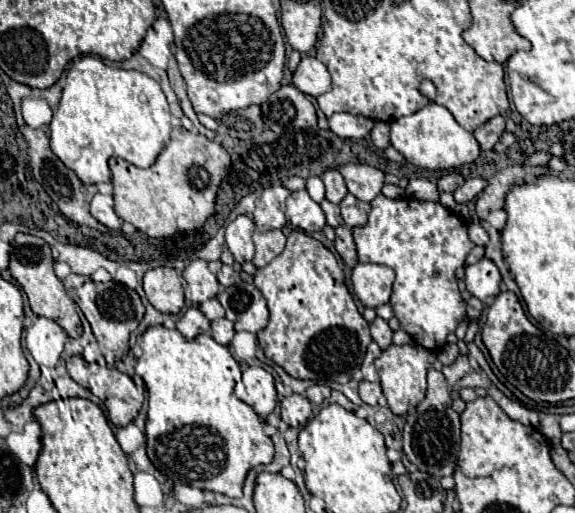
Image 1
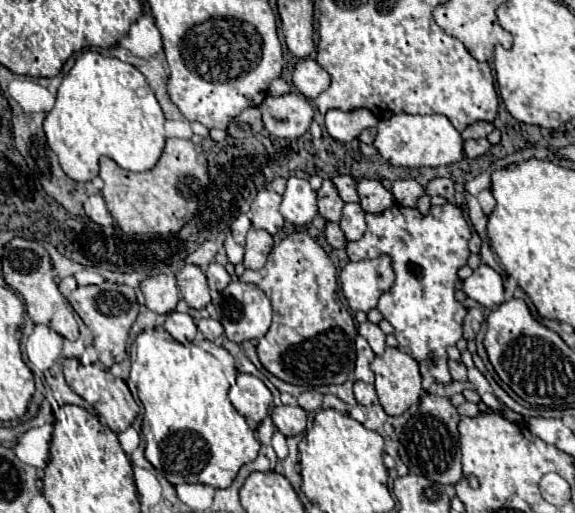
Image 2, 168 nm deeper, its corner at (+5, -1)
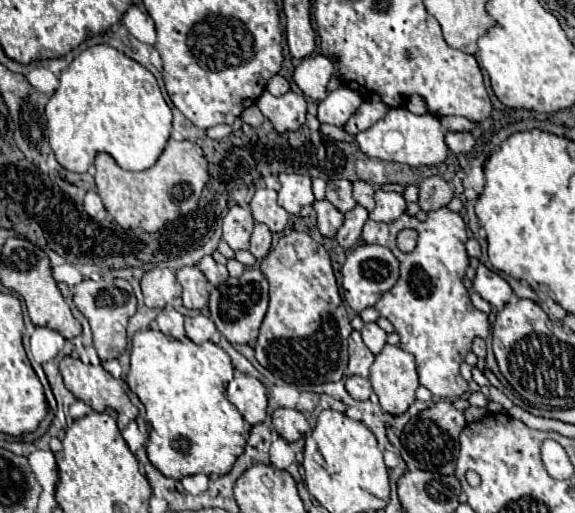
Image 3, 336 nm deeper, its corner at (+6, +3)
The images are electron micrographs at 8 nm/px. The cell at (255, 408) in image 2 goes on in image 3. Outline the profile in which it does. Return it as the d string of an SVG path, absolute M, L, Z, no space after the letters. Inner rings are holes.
M235 373L227 387L227 399L241 411L249 425L257 425L267 417L267 389L251 375Z

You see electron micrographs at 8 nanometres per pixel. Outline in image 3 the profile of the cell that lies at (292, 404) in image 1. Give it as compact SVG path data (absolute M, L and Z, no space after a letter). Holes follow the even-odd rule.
M275 409L273 411L273 425L277 429L277 433L287 439L287 441L297 441L299 437L303 437L309 431L309 423L305 419L305 415L297 409Z

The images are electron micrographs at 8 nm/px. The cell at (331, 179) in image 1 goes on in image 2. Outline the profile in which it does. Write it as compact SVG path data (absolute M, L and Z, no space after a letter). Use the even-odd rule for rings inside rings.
M342 175L342 177L334 177L334 183L338 185L338 193L340 197L348 203L348 201L354 201L354 203L360 203L360 195L358 195L358 183L354 177L350 175Z

